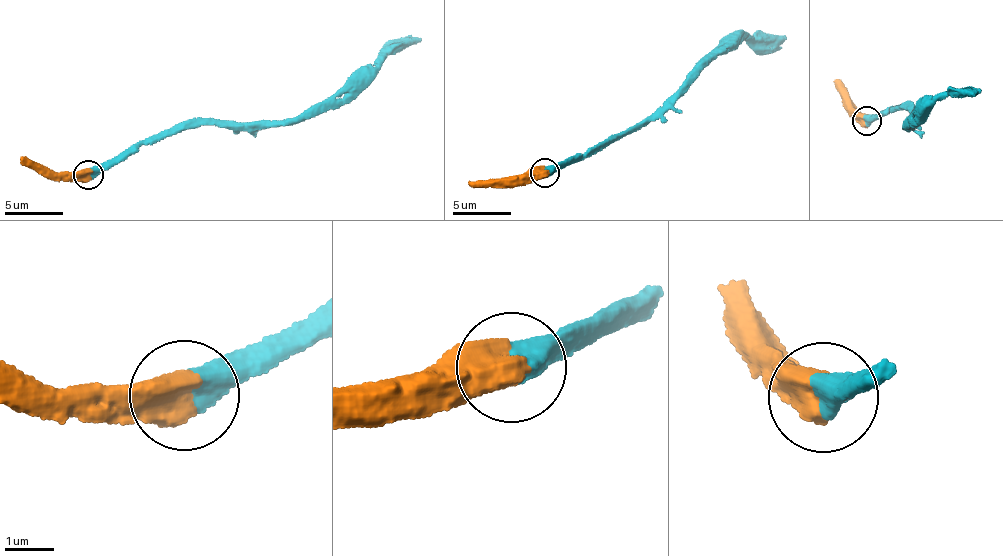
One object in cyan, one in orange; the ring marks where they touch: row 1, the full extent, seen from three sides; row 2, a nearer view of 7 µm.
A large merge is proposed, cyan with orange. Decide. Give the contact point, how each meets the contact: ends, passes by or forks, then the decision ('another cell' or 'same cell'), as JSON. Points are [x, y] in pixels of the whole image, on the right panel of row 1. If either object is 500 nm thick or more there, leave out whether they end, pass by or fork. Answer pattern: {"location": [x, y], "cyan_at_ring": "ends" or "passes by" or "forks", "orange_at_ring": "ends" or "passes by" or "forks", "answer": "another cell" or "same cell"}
{"location": [866, 120], "answer": "same cell"}

